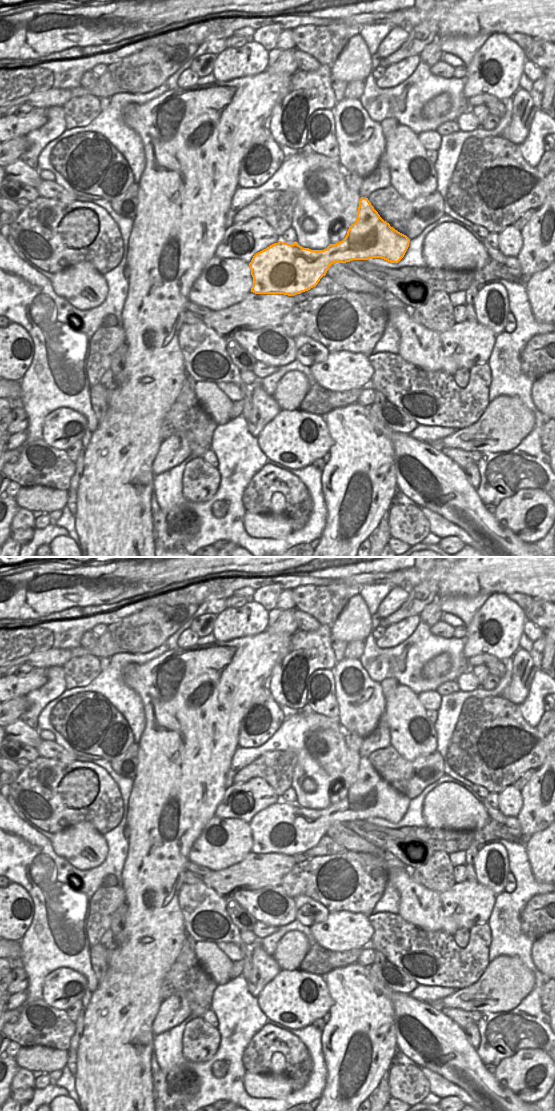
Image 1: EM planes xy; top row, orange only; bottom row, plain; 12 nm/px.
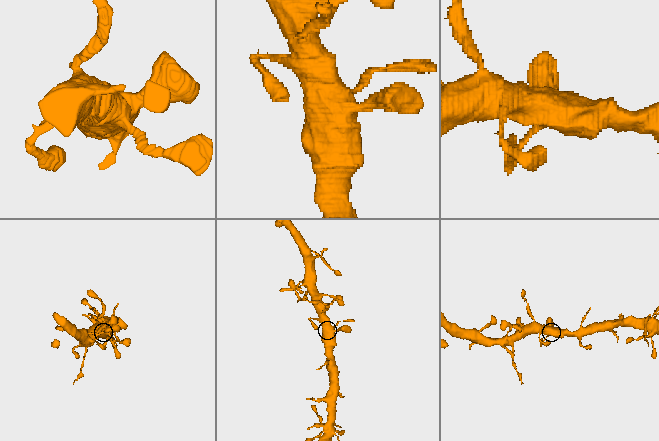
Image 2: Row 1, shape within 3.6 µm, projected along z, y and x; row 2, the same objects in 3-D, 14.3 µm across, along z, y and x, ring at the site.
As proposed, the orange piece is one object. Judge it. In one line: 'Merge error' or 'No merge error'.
No merge error.

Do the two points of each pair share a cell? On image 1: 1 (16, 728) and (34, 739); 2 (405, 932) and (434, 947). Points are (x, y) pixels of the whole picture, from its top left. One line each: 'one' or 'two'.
1: one
2: one

